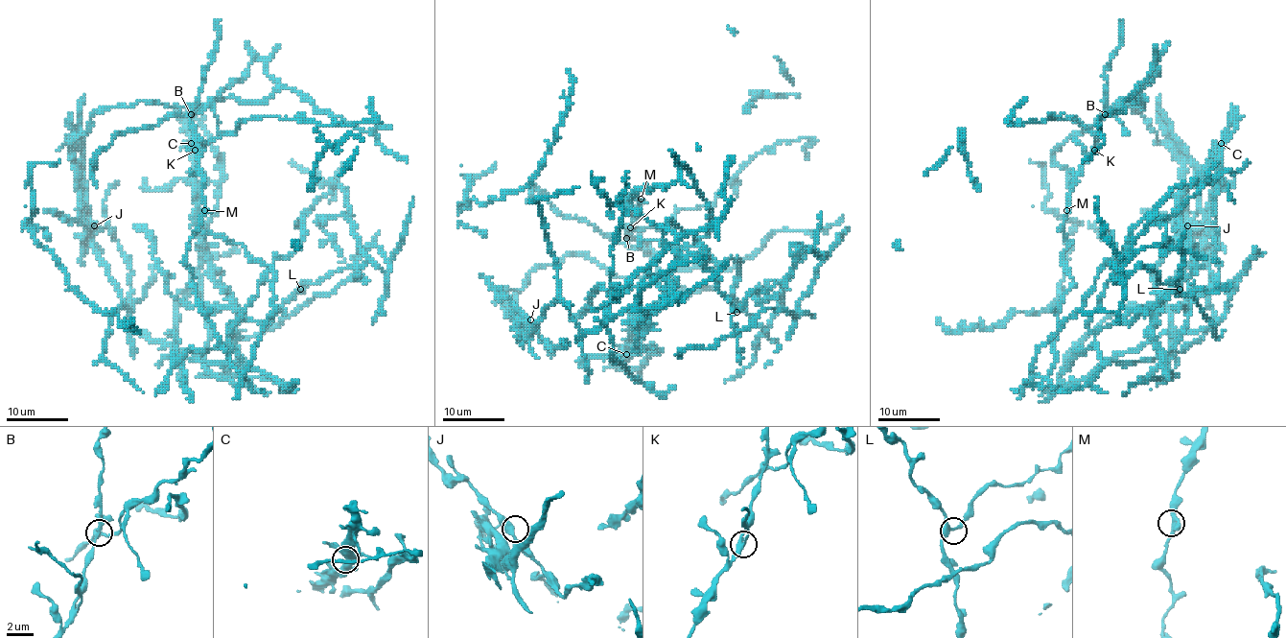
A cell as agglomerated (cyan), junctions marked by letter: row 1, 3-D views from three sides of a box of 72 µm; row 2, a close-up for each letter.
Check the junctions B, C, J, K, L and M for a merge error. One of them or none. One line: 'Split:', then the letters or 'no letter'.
Split: K

